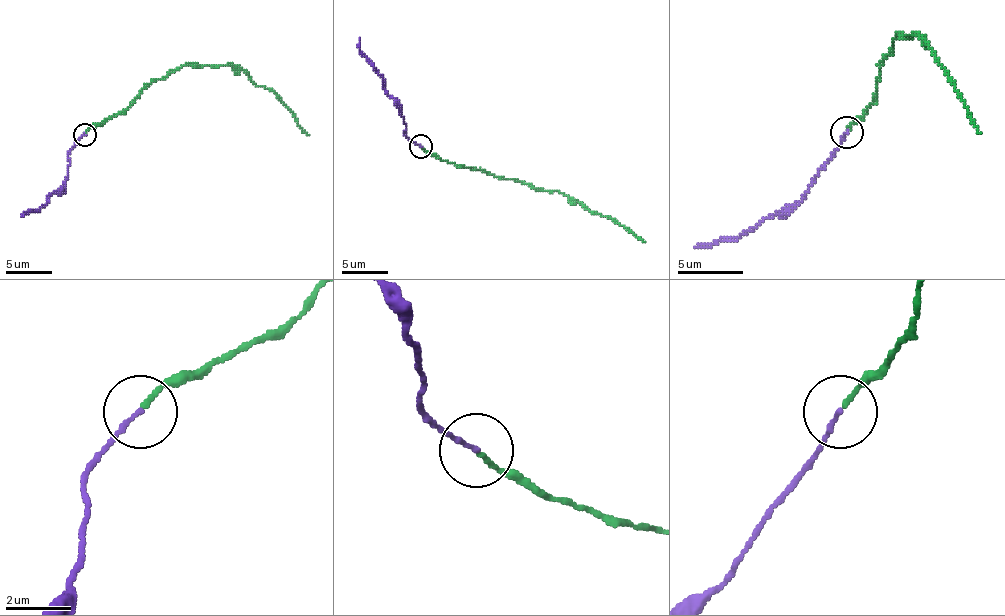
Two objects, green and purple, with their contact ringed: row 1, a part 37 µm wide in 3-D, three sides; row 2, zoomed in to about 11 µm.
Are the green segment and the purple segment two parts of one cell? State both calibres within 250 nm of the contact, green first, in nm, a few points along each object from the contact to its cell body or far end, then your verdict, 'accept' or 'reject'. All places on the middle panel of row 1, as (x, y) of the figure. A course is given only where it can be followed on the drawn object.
calibres 120 and 140 nm; course green (420, 146), (457, 165), (559, 191), (645, 242); course purple (420, 146), (403, 133), (401, 112), (387, 93), (382, 77), (359, 49), (359, 37); accept

